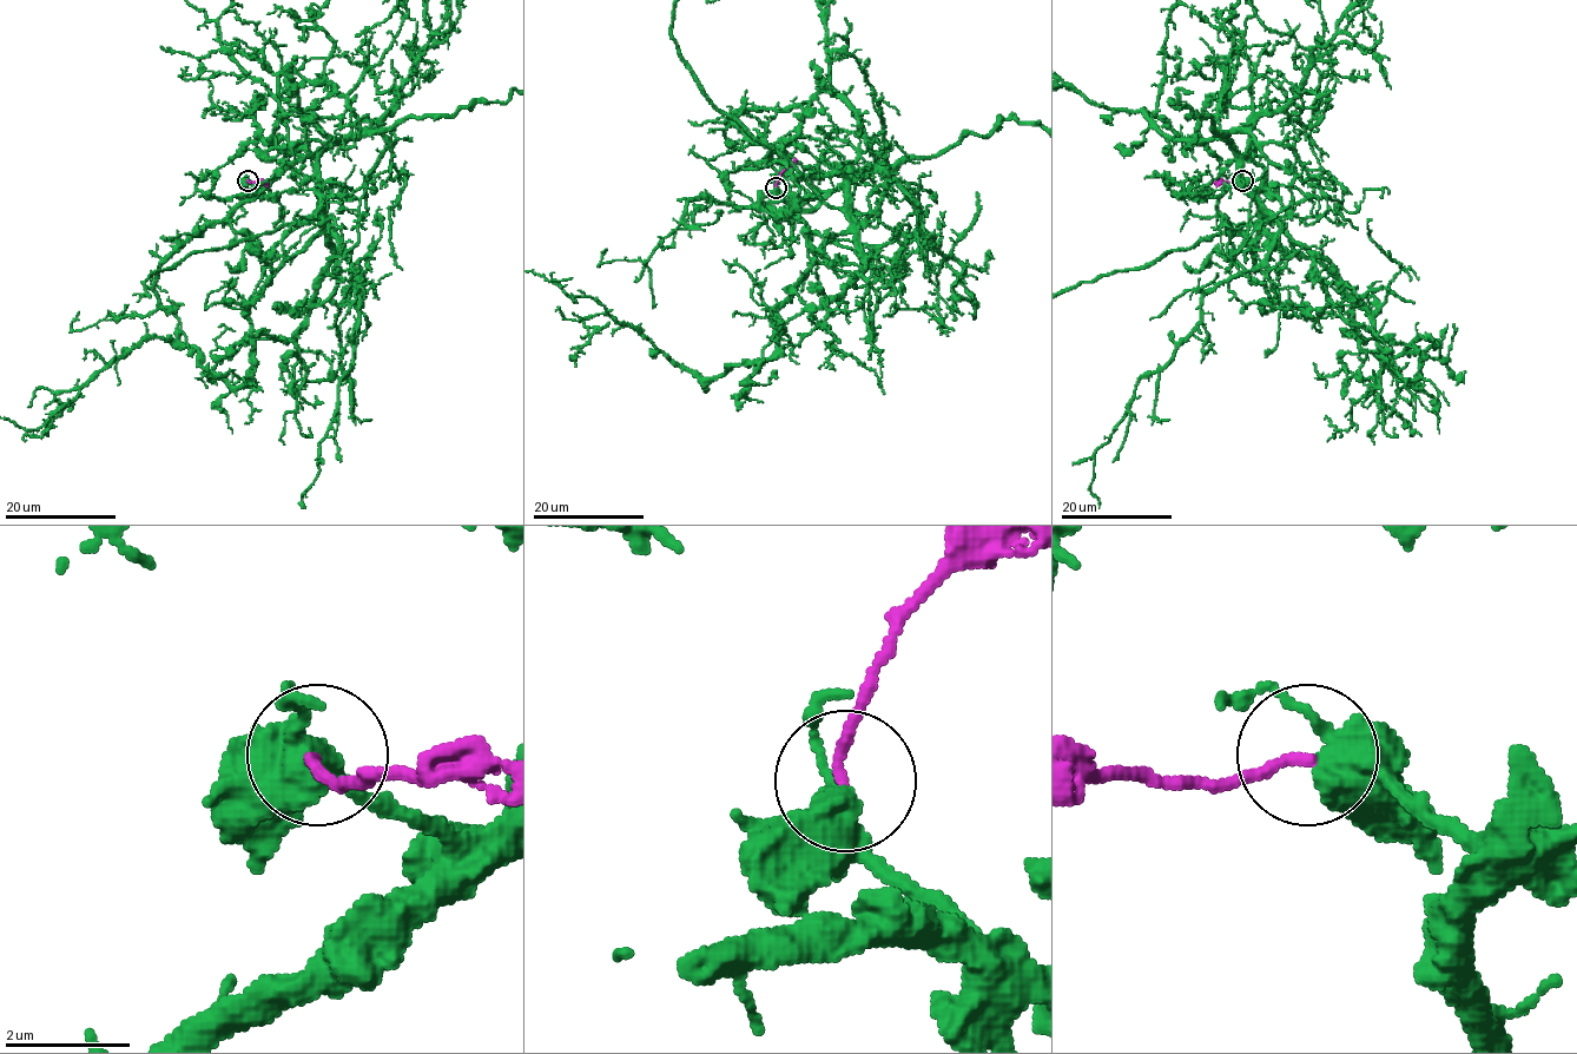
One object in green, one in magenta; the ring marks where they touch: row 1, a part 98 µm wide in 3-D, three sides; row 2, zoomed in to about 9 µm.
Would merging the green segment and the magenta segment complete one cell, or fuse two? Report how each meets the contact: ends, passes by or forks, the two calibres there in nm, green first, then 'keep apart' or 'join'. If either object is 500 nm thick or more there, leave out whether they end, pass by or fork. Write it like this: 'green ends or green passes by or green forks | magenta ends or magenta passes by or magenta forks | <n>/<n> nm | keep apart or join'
500/160 nm | keep apart

